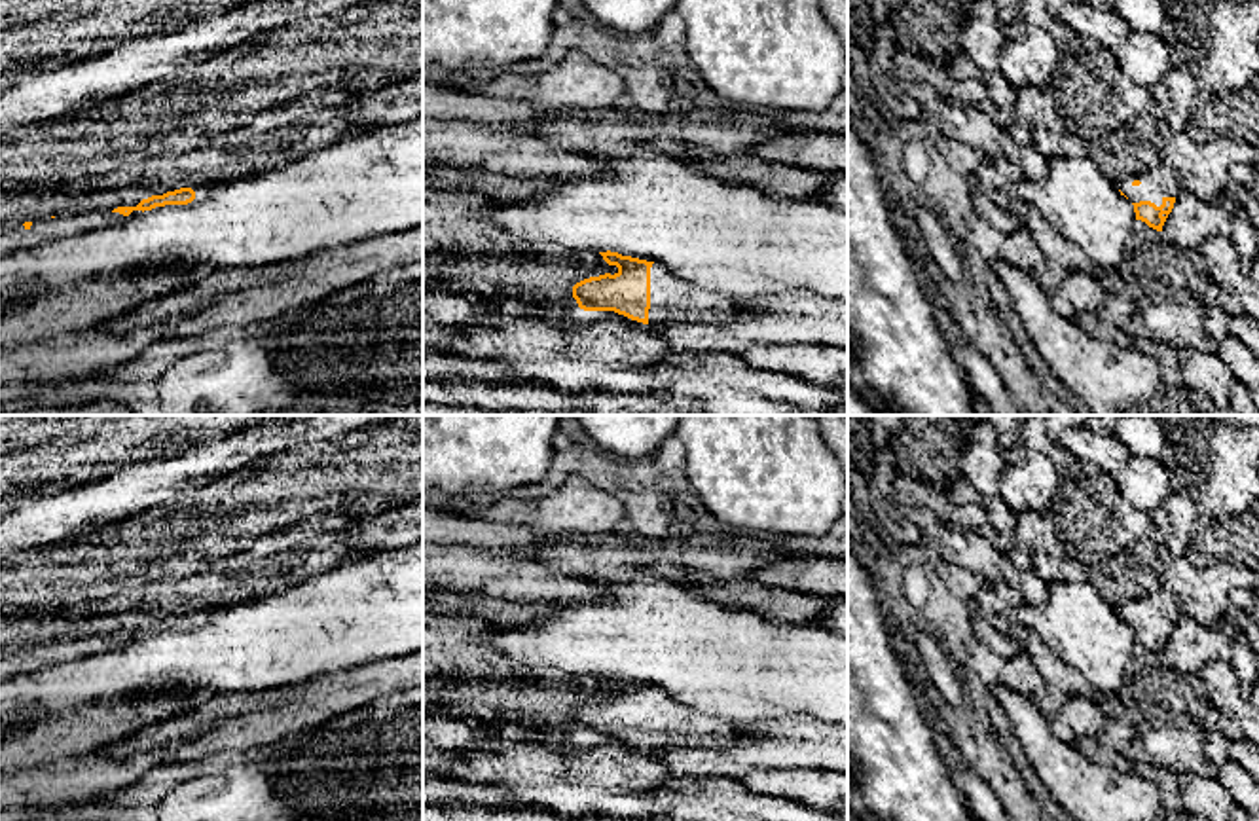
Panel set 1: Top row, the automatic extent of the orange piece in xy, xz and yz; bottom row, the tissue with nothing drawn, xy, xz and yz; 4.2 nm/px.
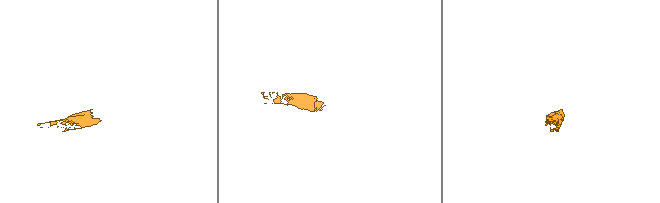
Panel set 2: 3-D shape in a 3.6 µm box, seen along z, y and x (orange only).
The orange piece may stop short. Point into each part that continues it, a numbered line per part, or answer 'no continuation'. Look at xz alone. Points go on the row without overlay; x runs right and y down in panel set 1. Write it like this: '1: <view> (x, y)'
1: xz (674, 723)

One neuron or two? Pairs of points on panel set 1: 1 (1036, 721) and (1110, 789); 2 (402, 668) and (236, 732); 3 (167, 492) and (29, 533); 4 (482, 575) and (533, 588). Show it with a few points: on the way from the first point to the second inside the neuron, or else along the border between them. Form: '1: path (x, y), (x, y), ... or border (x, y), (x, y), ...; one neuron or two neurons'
1: path (1043, 744), (1087, 787); one neuron
2: path (361, 687), (277, 713); one neuron
3: path (133, 492), (63, 518); one neuron
4: path (495, 575), (520, 581); one neuron

